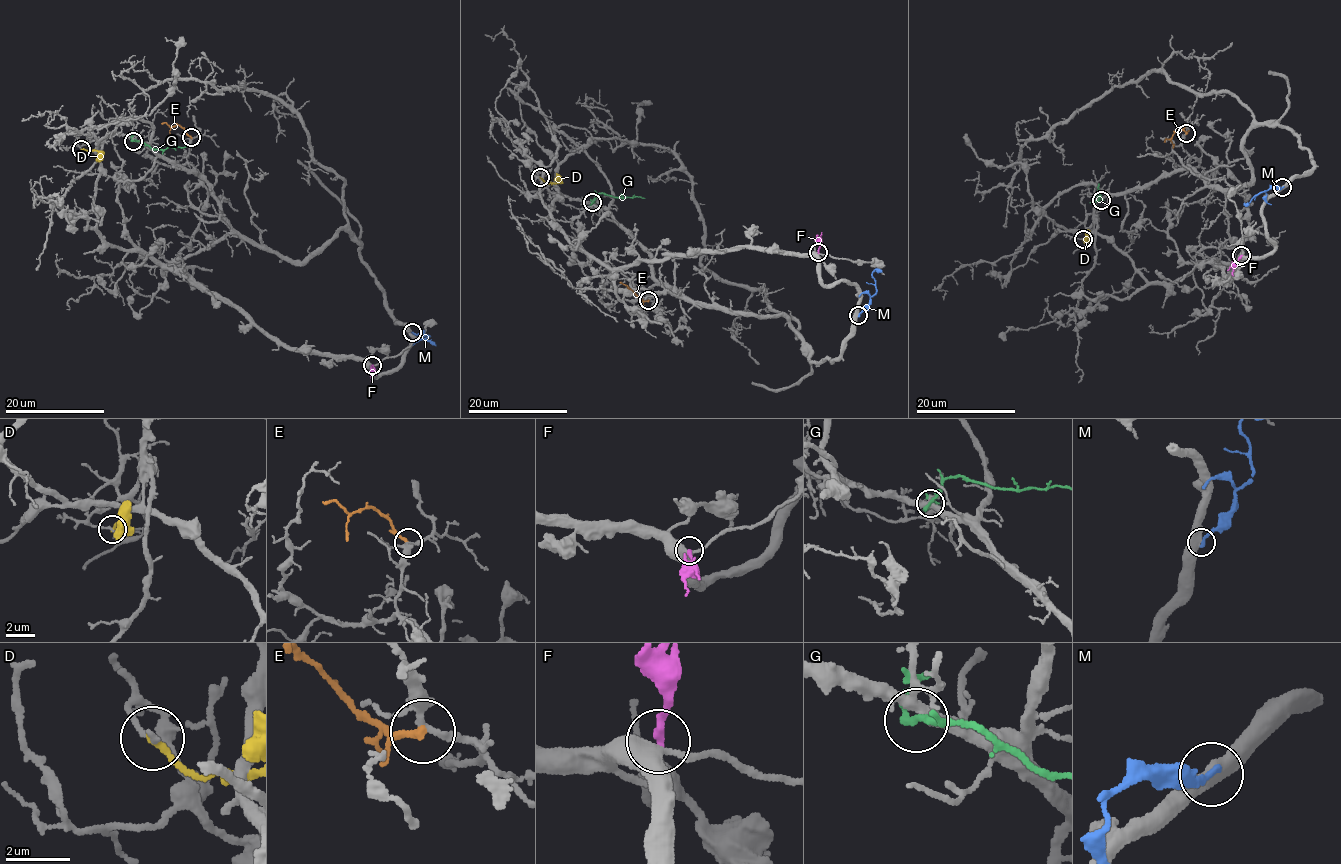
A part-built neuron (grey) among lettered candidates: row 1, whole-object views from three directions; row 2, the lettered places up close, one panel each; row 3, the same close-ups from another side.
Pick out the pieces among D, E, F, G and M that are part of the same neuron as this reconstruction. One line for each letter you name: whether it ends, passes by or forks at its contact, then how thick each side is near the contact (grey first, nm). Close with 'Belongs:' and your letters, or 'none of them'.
Belongs: none of them

